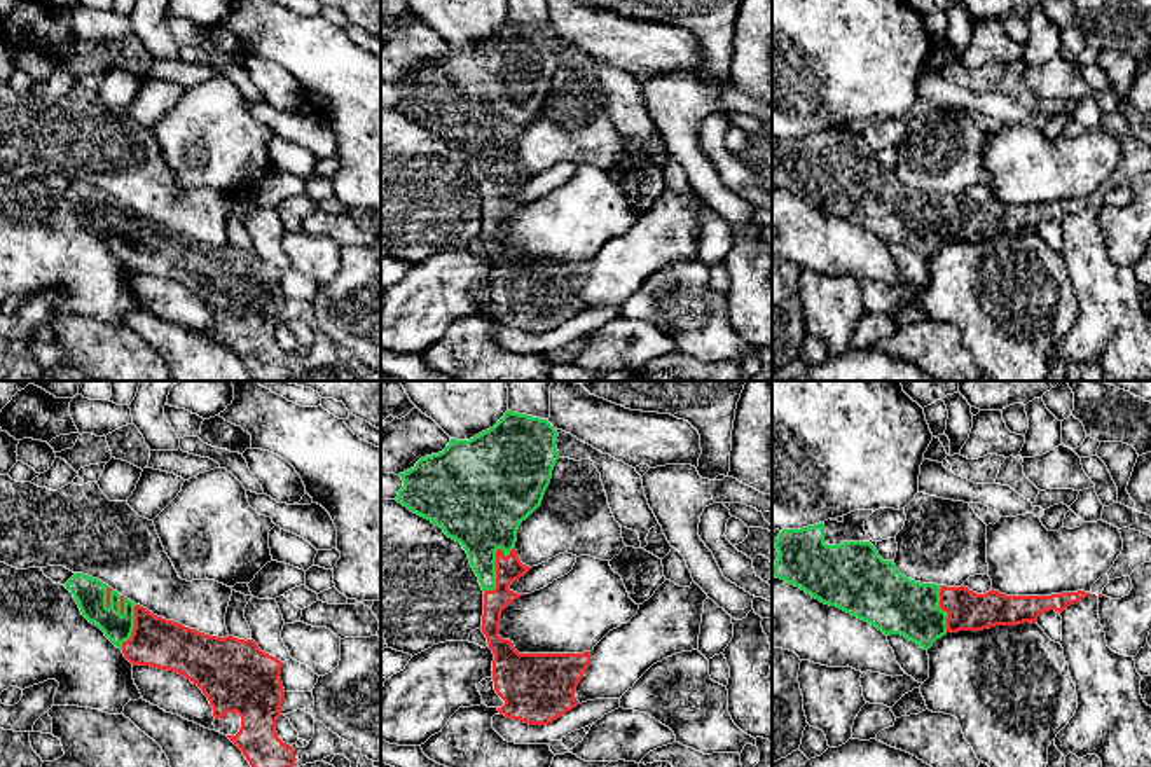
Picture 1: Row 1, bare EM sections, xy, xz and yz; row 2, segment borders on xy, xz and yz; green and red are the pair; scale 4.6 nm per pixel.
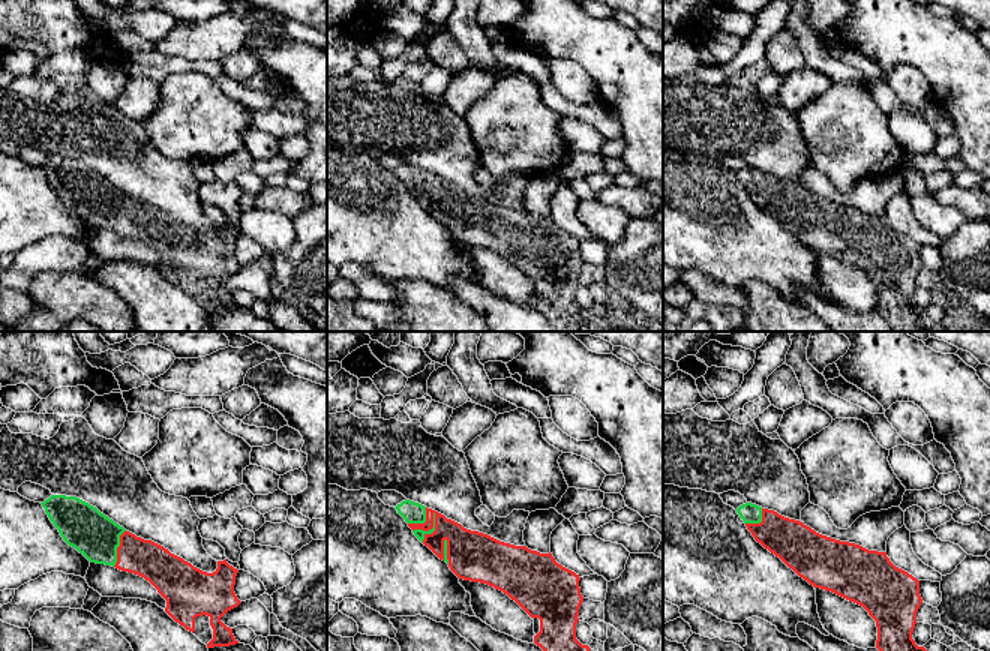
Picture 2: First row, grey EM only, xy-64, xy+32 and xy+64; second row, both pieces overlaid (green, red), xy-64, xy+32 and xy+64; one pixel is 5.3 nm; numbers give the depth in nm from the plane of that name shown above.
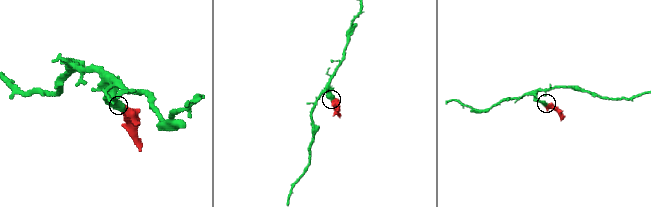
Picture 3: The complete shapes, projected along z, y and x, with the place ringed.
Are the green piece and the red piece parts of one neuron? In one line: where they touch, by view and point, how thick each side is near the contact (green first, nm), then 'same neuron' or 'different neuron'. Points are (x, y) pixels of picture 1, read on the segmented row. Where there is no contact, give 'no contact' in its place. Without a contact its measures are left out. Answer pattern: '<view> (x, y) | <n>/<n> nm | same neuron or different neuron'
xz (495, 565) | 360/120 nm | same neuron

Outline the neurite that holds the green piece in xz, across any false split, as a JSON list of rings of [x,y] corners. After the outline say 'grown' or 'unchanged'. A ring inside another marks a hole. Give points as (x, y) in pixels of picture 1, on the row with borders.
[[[507,411],[493,428],[470,440],[451,439],[442,453],[421,458],[400,473],[403,487],[396,496],[398,503],[440,526],[466,550],[484,591],[480,629],[494,653],[494,690],[505,701],[498,711],[529,725],[548,725],[576,708],[575,690],[590,664],[590,652],[519,653],[510,639],[500,636],[501,612],[524,596],[508,587],[531,570],[517,556],[517,529],[541,505],[559,460],[557,437],[547,419]]] | grown

